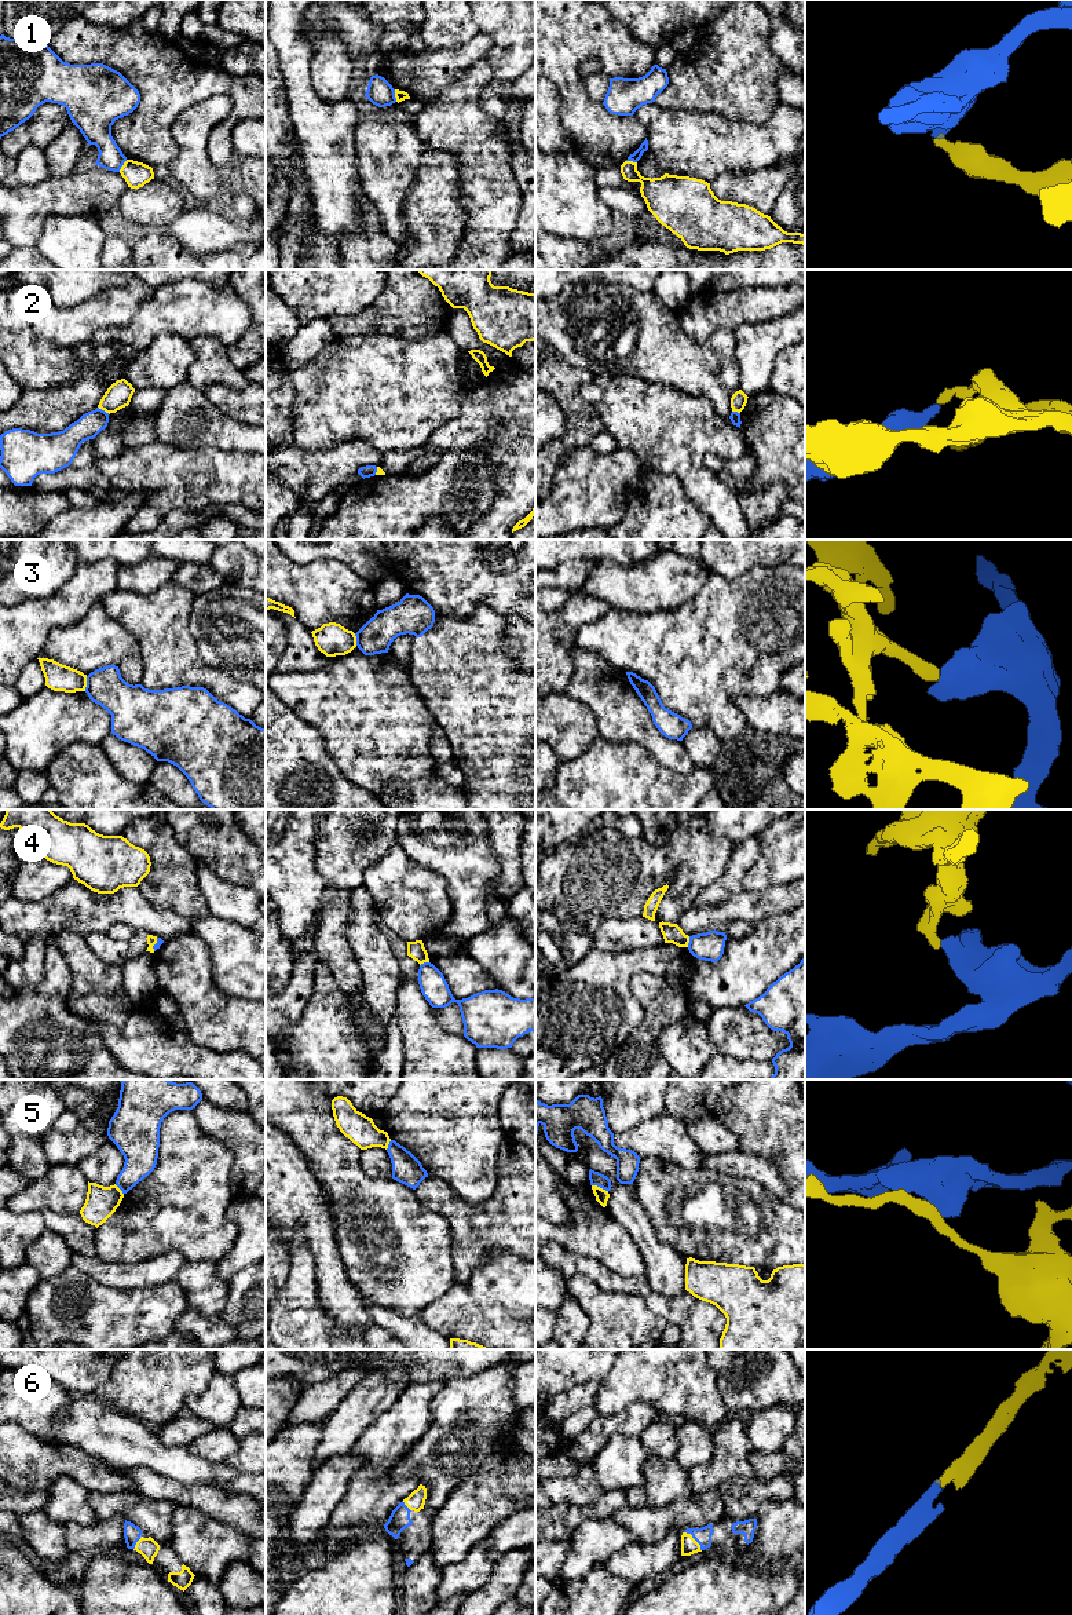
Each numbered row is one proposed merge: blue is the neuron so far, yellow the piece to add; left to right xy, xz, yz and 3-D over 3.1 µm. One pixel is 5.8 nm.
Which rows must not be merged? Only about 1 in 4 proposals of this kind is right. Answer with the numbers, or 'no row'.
1, 2, 3, 4, 5

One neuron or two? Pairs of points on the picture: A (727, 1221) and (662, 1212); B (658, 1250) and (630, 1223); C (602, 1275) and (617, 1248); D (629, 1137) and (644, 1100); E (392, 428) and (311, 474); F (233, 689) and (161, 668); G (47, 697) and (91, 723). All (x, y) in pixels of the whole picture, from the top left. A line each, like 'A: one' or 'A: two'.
A: one
B: one
C: two
D: two
E: two
F: one
G: one

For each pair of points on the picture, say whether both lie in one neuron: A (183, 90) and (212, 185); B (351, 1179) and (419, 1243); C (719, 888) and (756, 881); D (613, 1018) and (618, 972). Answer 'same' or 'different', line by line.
A: different
B: same
C: different
D: same

